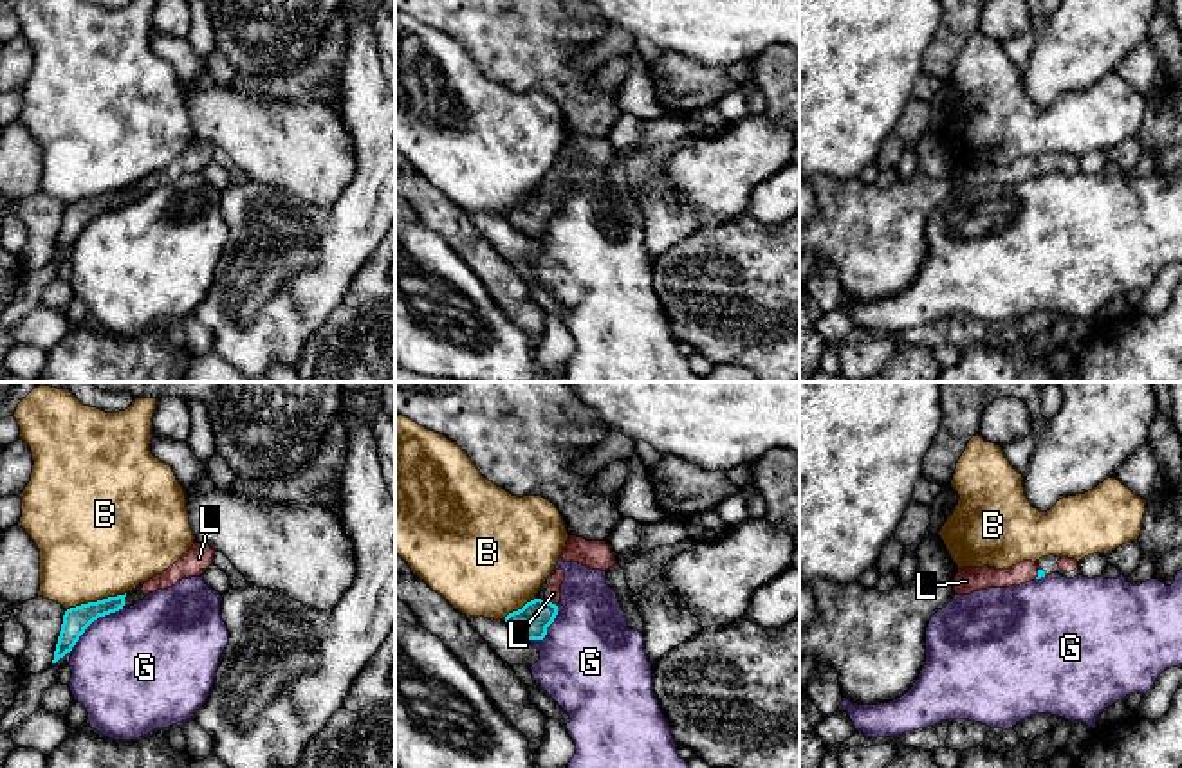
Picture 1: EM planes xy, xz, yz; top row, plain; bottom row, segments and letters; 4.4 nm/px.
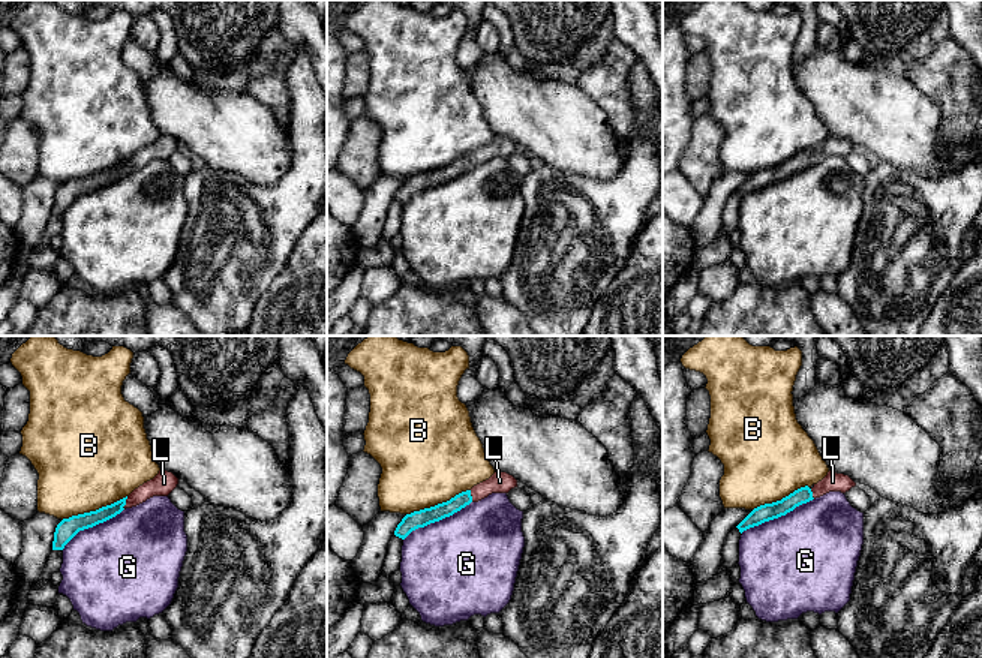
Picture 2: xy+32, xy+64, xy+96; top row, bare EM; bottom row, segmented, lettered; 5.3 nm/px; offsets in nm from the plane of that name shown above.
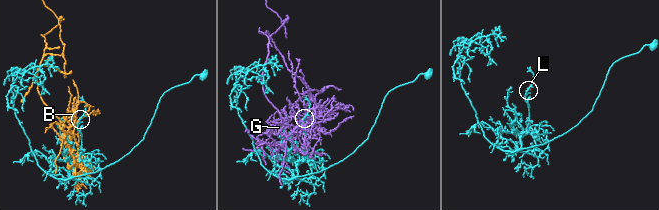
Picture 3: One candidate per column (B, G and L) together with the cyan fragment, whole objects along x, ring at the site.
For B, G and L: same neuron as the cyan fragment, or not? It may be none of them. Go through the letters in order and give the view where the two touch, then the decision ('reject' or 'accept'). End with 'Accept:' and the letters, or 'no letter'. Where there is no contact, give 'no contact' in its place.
B: meets cyan in xy; reject
G: meets cyan in xy; reject
L: meets cyan in xz; accept
Accept: L

